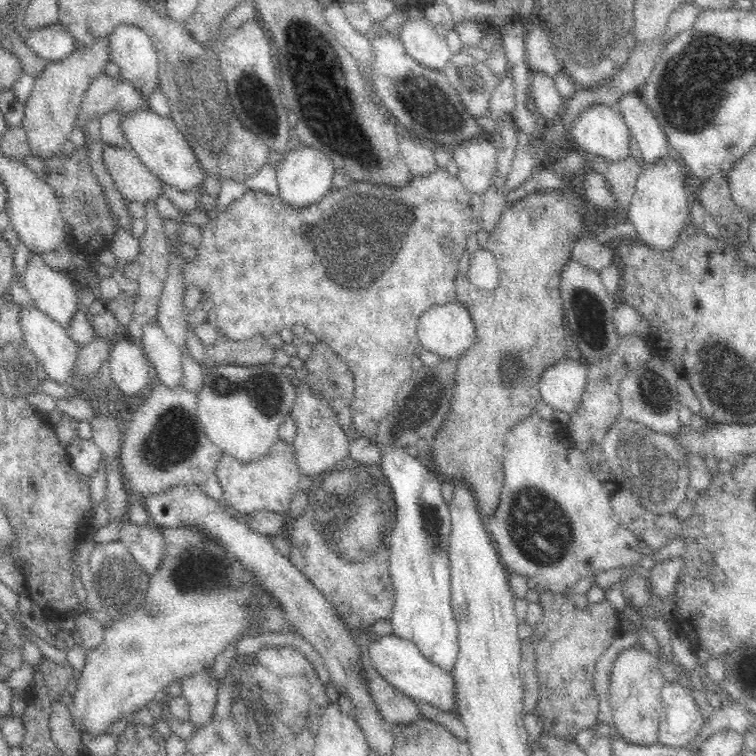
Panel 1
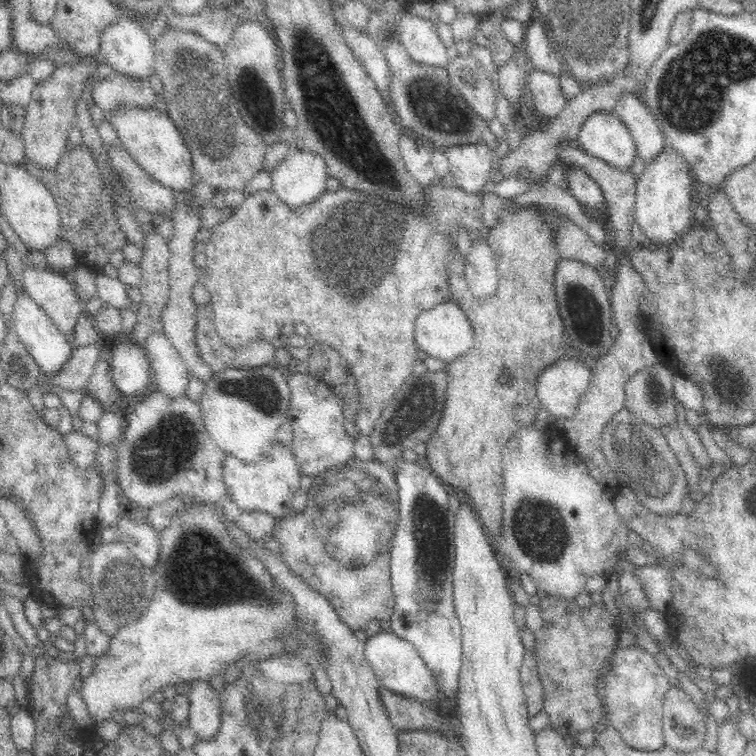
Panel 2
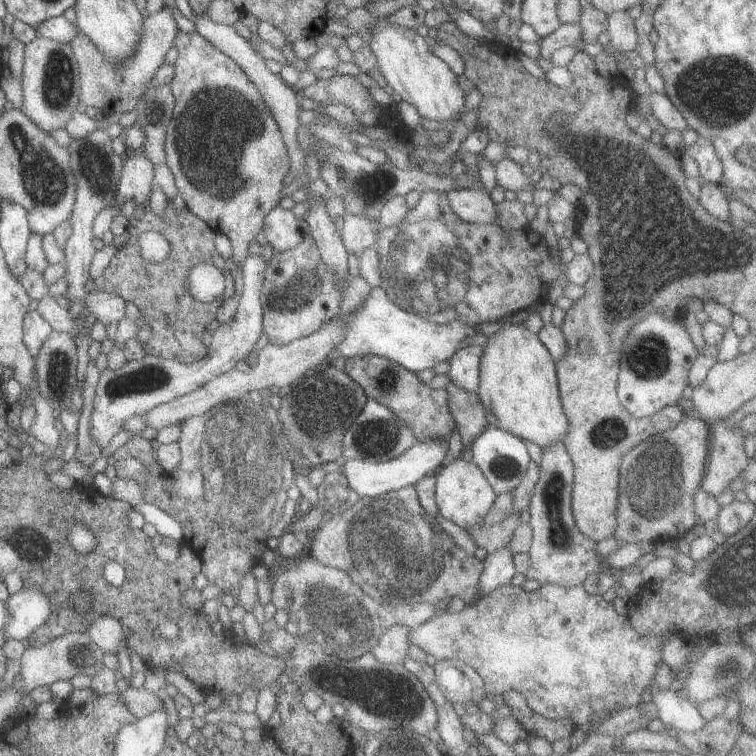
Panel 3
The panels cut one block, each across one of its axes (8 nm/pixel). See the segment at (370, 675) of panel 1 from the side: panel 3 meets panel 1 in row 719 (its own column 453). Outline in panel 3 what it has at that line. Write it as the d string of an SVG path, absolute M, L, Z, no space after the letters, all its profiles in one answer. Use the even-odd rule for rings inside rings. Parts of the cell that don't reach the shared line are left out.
M450 382L445 386L445 390L447 392L447 406L453 416L462 444L459 458L465 462L471 462L469 446L487 426L482 404L476 392L468 393Z

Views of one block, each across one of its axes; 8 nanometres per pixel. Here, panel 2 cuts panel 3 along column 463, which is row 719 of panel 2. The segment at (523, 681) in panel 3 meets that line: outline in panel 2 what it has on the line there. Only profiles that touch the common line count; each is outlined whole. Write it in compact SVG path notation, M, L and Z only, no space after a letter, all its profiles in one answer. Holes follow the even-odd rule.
M640 646L617 647L607 661L604 673L605 714L609 723L620 733L626 747L646 753L664 751L666 742L662 728L663 706L670 682L654 654Z

